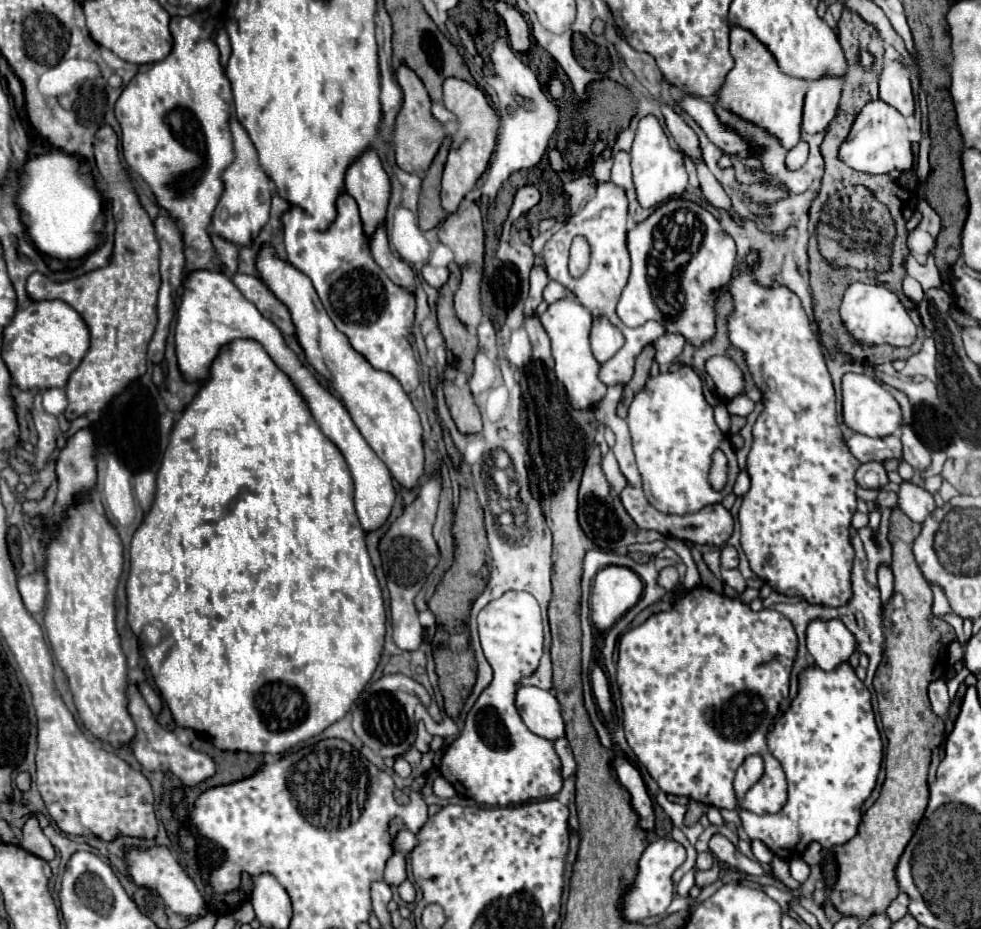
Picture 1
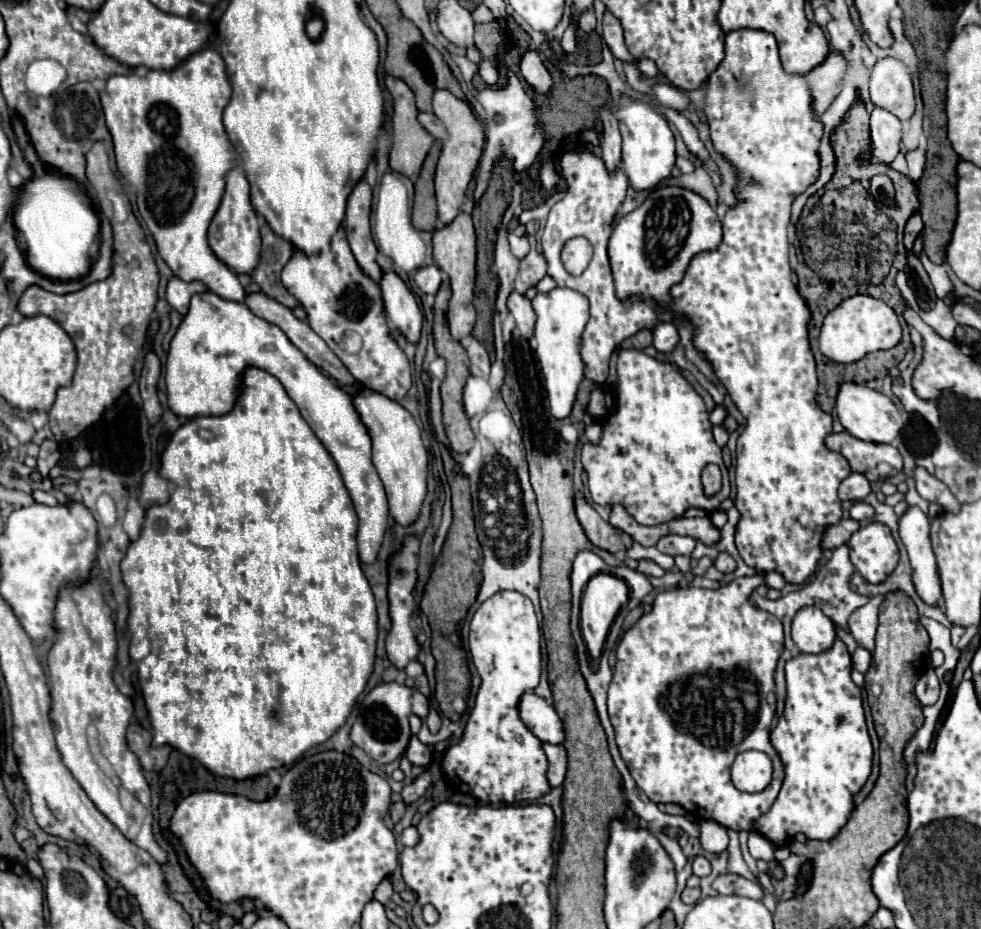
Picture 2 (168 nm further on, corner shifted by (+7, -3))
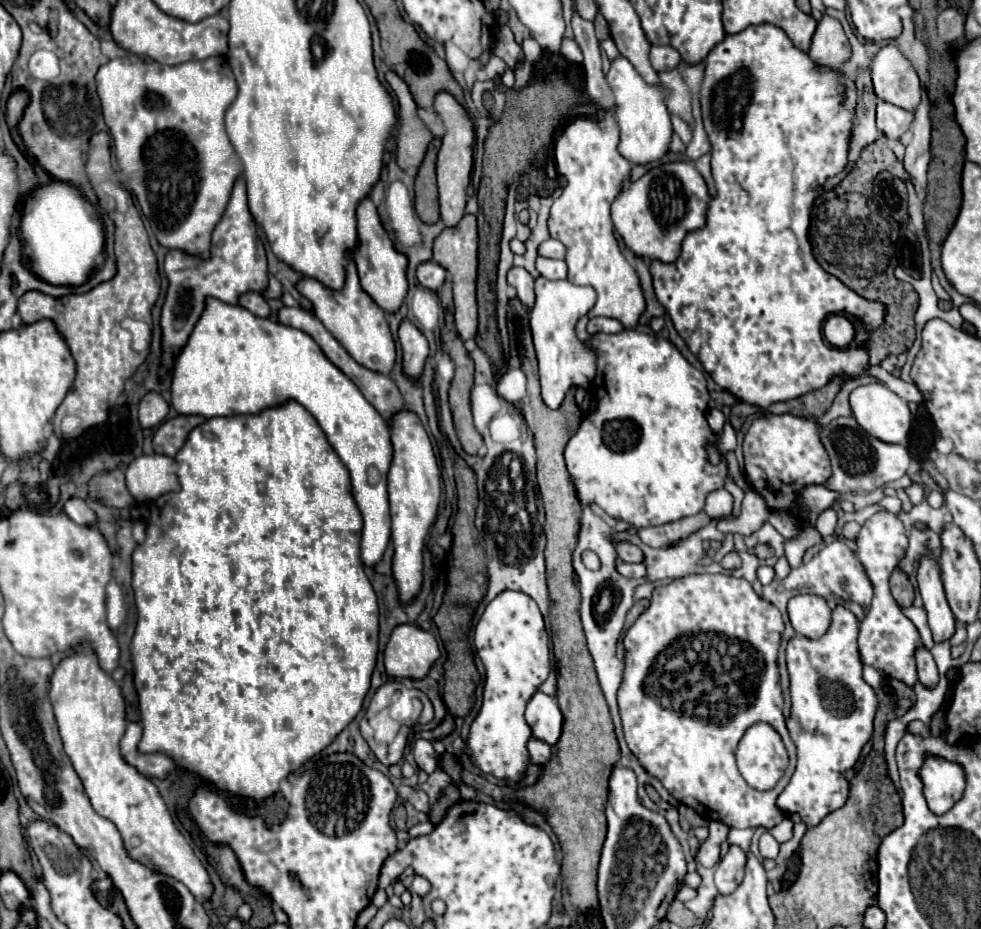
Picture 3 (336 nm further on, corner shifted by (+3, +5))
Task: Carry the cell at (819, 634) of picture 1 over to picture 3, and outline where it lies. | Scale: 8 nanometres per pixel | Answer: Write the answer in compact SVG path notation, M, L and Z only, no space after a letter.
M802 594L790 598L788 602L790 624L800 636L820 638L830 626L830 614L832 610L822 596Z

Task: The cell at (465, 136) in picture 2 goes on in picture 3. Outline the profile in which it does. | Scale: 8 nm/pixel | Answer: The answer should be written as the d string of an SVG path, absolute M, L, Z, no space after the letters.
M440 92L434 100L434 110L442 118L446 134L442 138L442 146L438 150L438 194L440 194L440 218L450 228L456 226L466 208L466 188L470 184L472 174L472 146L474 146L474 126L466 114L466 110L454 100L454 96Z

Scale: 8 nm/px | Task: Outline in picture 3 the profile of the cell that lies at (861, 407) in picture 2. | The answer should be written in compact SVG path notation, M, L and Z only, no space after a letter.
M874 382L874 384L858 386L850 394L850 406L852 406L854 418L858 420L858 424L870 436L874 436L874 438L878 438L882 442L890 442L890 444L902 444L908 438L908 430L910 430L910 424L912 424L910 408L908 408L908 404L900 396L896 396L884 384Z

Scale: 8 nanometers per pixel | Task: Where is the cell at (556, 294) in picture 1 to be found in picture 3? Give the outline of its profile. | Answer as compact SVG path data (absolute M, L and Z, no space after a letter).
M544 256L536 258L536 270L548 280L564 280L568 272L564 260L554 260L554 258L544 258Z

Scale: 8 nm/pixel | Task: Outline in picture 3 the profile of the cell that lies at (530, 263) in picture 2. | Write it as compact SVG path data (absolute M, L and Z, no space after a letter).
M550 238L550 240L546 240L546 242L540 244L538 254L540 256L548 256L548 258L564 258L566 256L566 248L564 248L562 242Z

